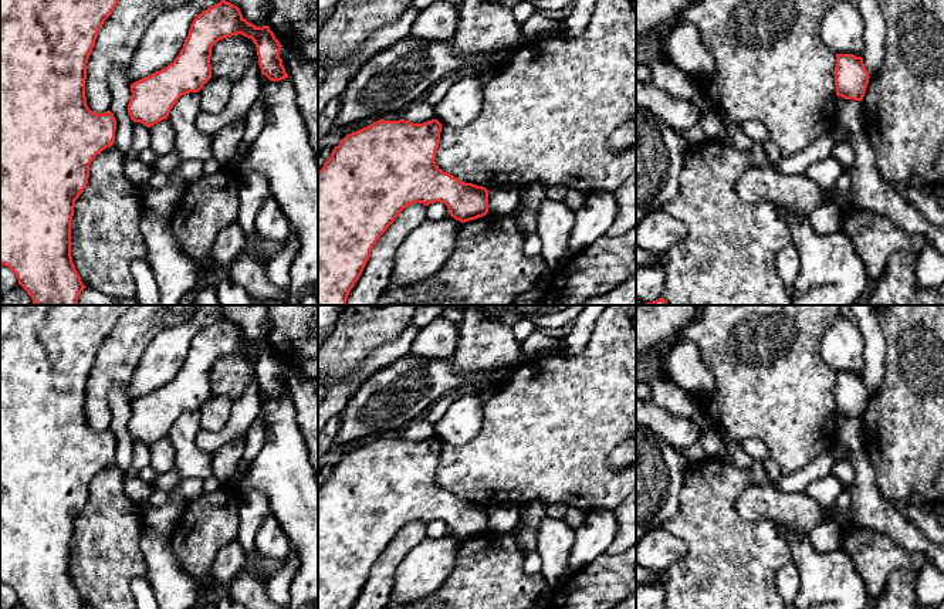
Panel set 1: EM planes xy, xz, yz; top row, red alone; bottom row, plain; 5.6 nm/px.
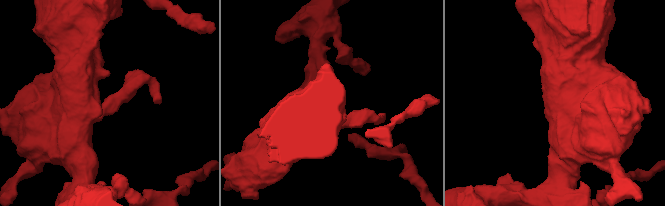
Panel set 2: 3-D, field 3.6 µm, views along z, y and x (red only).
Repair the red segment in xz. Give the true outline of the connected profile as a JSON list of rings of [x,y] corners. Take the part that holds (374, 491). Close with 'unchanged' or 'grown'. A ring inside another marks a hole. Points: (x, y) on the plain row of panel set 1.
[[[379,437],[346,453],[318,490],[318,609],[351,609],[359,598],[373,564],[399,531],[413,521],[444,521],[450,534],[466,541],[491,531],[512,534],[522,507],[503,504],[487,508],[464,501],[437,485],[434,477],[441,441]]] | grown

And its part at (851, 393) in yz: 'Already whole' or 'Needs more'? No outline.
Needs more

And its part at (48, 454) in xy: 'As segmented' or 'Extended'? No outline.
As segmented

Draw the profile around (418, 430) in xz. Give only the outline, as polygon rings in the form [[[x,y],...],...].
[[[427,419],[413,420],[403,429],[403,437],[412,441],[423,441],[436,437],[434,424]]]

